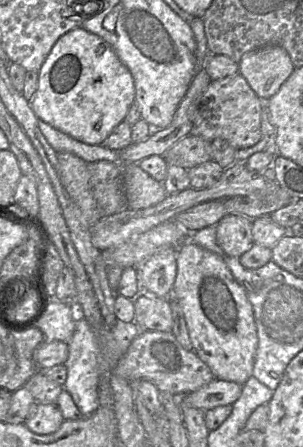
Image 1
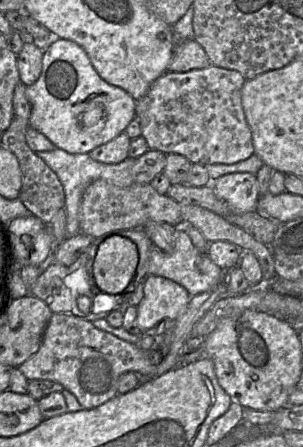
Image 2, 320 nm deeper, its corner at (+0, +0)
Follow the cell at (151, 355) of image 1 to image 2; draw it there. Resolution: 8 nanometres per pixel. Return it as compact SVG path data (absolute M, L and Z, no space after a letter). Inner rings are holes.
M53 313L45 329L38 351L19 366L28 380L45 379L60 383L75 395L84 409L92 409L112 399L118 393L118 379L125 372L135 372L142 379L155 376L156 366L149 357L149 351L139 345L124 341L117 336L97 329L91 321L67 313Z

